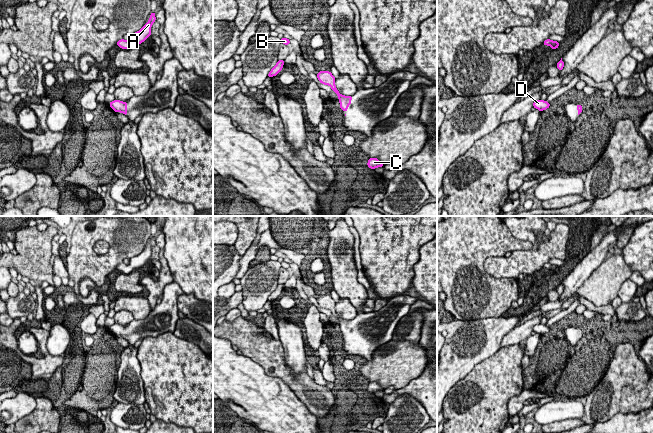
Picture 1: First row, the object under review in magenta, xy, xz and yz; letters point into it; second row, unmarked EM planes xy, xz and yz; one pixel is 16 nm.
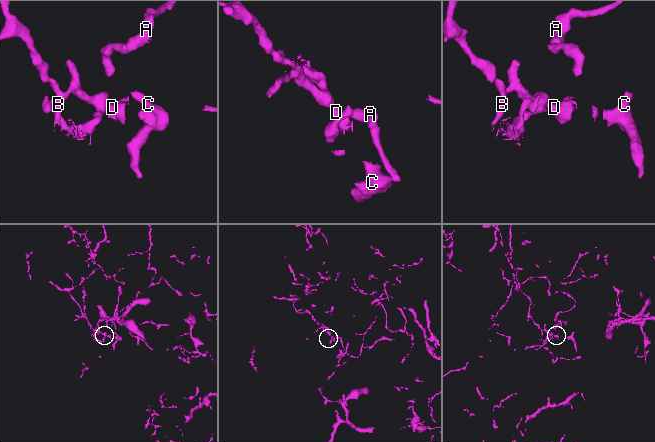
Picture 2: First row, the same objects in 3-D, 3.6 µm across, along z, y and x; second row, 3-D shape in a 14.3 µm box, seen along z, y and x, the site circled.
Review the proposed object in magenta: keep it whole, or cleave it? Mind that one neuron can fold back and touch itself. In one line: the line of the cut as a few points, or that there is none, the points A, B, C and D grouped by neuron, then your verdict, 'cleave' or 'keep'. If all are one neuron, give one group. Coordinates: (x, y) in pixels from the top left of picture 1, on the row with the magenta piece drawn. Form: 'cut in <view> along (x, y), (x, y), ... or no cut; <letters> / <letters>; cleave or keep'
no cut; A B C D; keep

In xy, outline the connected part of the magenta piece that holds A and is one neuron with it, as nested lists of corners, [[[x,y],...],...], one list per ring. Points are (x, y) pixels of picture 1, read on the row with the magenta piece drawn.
[[[152,12],[150,14],[149,21],[143,26],[142,29],[135,33],[132,33],[128,41],[124,39],[118,40],[117,46],[122,49],[131,49],[134,46],[138,46],[139,44],[144,42],[149,36],[151,36],[151,27],[155,21],[155,12]]]

